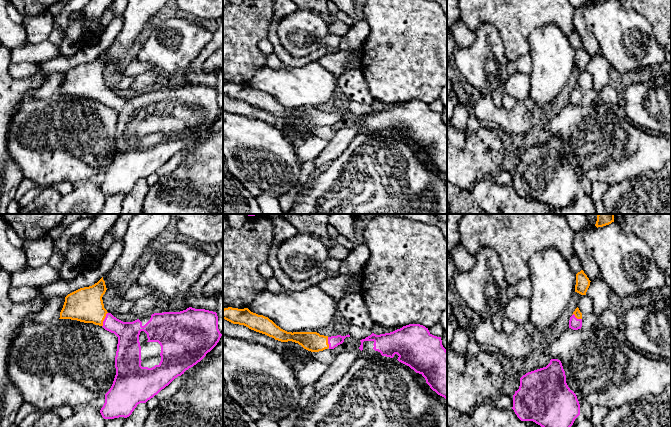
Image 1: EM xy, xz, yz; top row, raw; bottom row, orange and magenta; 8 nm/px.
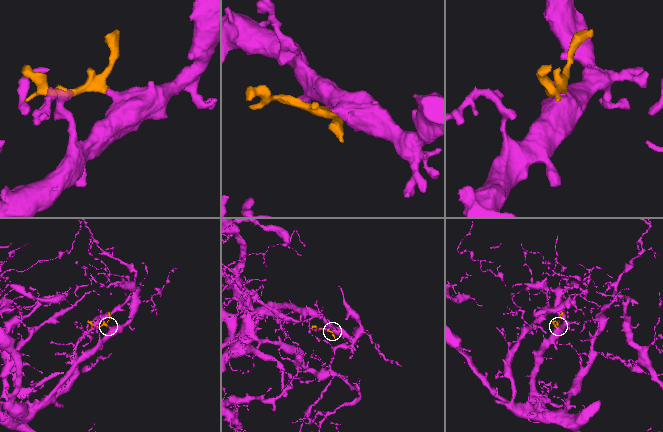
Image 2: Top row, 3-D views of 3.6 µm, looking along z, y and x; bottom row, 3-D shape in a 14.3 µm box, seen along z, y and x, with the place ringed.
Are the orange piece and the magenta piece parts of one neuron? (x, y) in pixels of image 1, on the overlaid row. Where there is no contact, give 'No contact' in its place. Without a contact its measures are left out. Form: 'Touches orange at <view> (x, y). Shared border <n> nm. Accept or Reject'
Touches orange at xy (104, 318). Shared border 130 nm. Accept

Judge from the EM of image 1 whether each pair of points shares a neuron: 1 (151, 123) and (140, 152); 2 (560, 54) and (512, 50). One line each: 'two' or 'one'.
1: one
2: two

